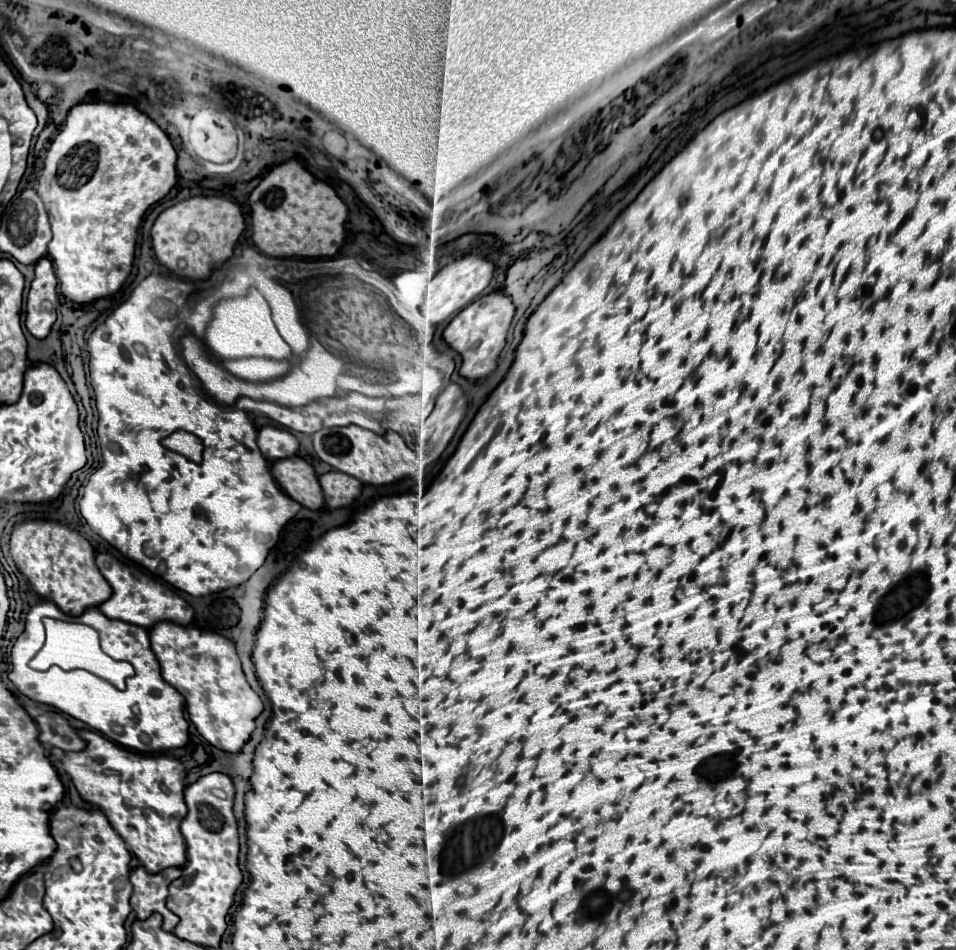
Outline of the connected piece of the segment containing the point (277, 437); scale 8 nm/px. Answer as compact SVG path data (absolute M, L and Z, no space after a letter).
M262 427L258 431L258 449L270 461L292 457L298 451L298 439L280 427Z

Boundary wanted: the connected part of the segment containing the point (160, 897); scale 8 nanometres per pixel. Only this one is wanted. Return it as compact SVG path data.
M136 867L130 873L130 883L134 887L130 905L136 913L138 919L148 919L152 913L160 913L164 917L164 931L174 931L178 925L178 915L174 915L166 907L166 897L168 897L168 885L180 875L178 867L164 869L156 875L148 873L144 867Z

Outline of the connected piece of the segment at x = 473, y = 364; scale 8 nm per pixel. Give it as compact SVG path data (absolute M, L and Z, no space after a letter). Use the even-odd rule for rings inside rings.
M494 291L490 295L478 297L474 303L464 307L448 323L448 327L444 329L444 339L452 349L456 349L462 355L462 367L460 367L462 377L482 379L496 369L496 359L506 345L506 335L508 335L514 311L516 307L512 299L500 291Z

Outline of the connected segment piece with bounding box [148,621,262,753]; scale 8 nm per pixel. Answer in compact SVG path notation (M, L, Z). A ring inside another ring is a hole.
M170 621L156 623L148 635L162 667L162 677L184 695L186 711L198 733L222 751L238 753L254 731L254 721L262 713L262 701L242 673L234 643L218 633Z

